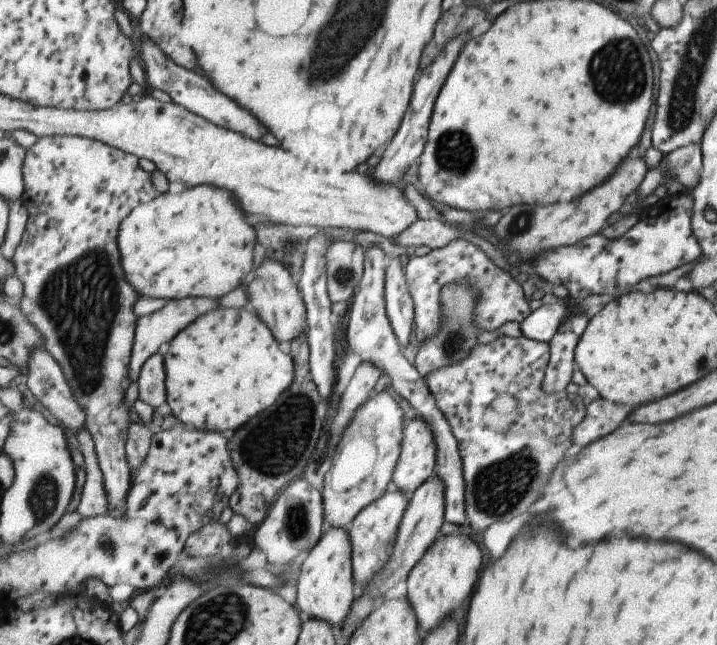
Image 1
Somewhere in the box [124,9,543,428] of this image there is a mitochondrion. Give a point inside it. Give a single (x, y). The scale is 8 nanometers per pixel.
(455, 154)

